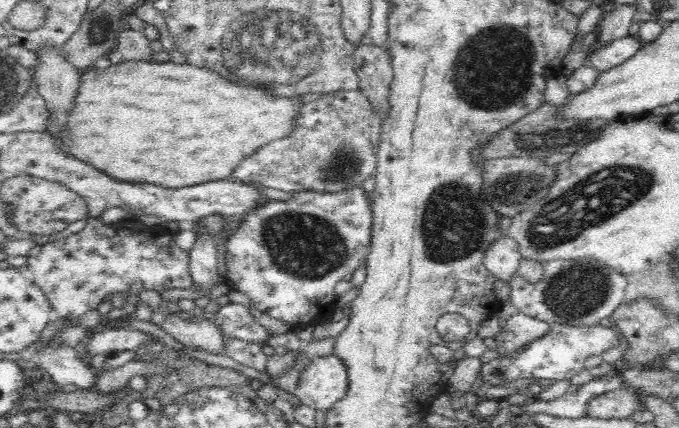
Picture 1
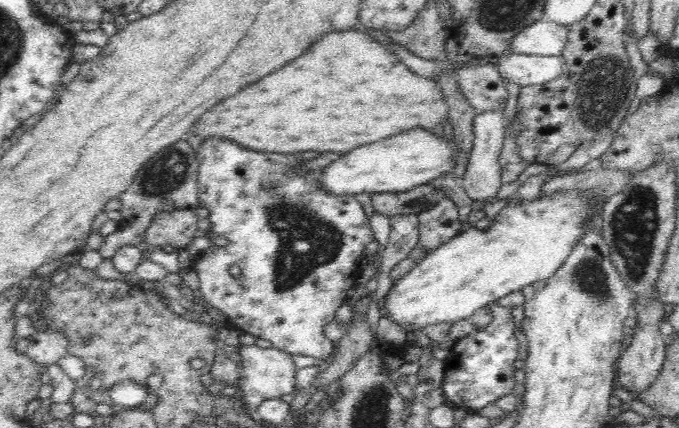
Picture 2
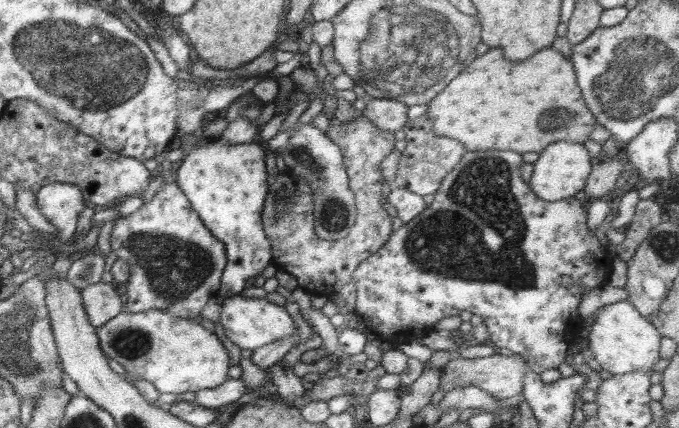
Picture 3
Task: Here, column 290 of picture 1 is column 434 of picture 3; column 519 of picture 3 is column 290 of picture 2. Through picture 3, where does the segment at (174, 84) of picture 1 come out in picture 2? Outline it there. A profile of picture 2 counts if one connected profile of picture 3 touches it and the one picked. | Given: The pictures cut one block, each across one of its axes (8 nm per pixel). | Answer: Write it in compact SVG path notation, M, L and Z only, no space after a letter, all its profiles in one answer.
M352 28L323 34L300 58L294 58L284 68L242 88L232 98L224 98L196 122L198 132L194 135L200 136L201 140L220 136L248 150L264 153L290 154L306 150L319 153L348 152L356 146L378 142L412 128L426 128L432 131L437 124L444 124L448 120L444 119L448 114L449 106L444 100L438 81L426 80L412 74L375 38Z

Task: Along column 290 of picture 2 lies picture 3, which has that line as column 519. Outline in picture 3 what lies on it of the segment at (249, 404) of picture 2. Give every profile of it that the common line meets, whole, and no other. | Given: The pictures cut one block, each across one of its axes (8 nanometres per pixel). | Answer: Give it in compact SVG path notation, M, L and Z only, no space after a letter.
M499 351L494 356L484 358L462 358L453 355L442 369L444 374L439 377L439 389L442 392L446 393L460 386L472 385L493 394L496 398L502 399L521 394L523 391L523 376L530 368L527 366L525 358L521 358L518 354L508 357L502 351Z

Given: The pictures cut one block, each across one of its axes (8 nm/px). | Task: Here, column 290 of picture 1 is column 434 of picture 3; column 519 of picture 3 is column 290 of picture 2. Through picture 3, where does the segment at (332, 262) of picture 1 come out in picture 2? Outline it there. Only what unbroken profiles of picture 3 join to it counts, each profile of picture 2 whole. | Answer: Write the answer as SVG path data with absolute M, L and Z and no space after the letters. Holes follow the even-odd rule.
M206 138L202 140L200 147L196 149L196 156L199 162L199 171L197 181L199 184L199 207L206 208L210 211L208 216L210 228L206 230L206 236L210 240L214 236L224 236L230 240L228 246L220 249L212 245L204 254L198 256L199 260L192 268L197 272L199 278L199 289L203 294L205 302L214 308L222 311L222 314L236 324L236 328L250 333L256 338L264 338L272 342L272 346L288 353L290 356L302 354L302 356L313 356L314 358L324 359L327 362L332 358L332 350L336 347L325 335L325 328L329 322L334 320L336 310L342 306L346 300L346 292L355 286L362 279L362 269L360 269L360 258L370 242L374 242L375 234L370 226L370 219L364 212L362 204L356 200L355 194L337 195L330 193L320 187L319 172L306 171L302 166L303 160L294 154L266 154L264 152L246 152L242 146L234 142L226 142L222 138ZM238 266L241 270L239 277L235 278L230 274L230 268Z

